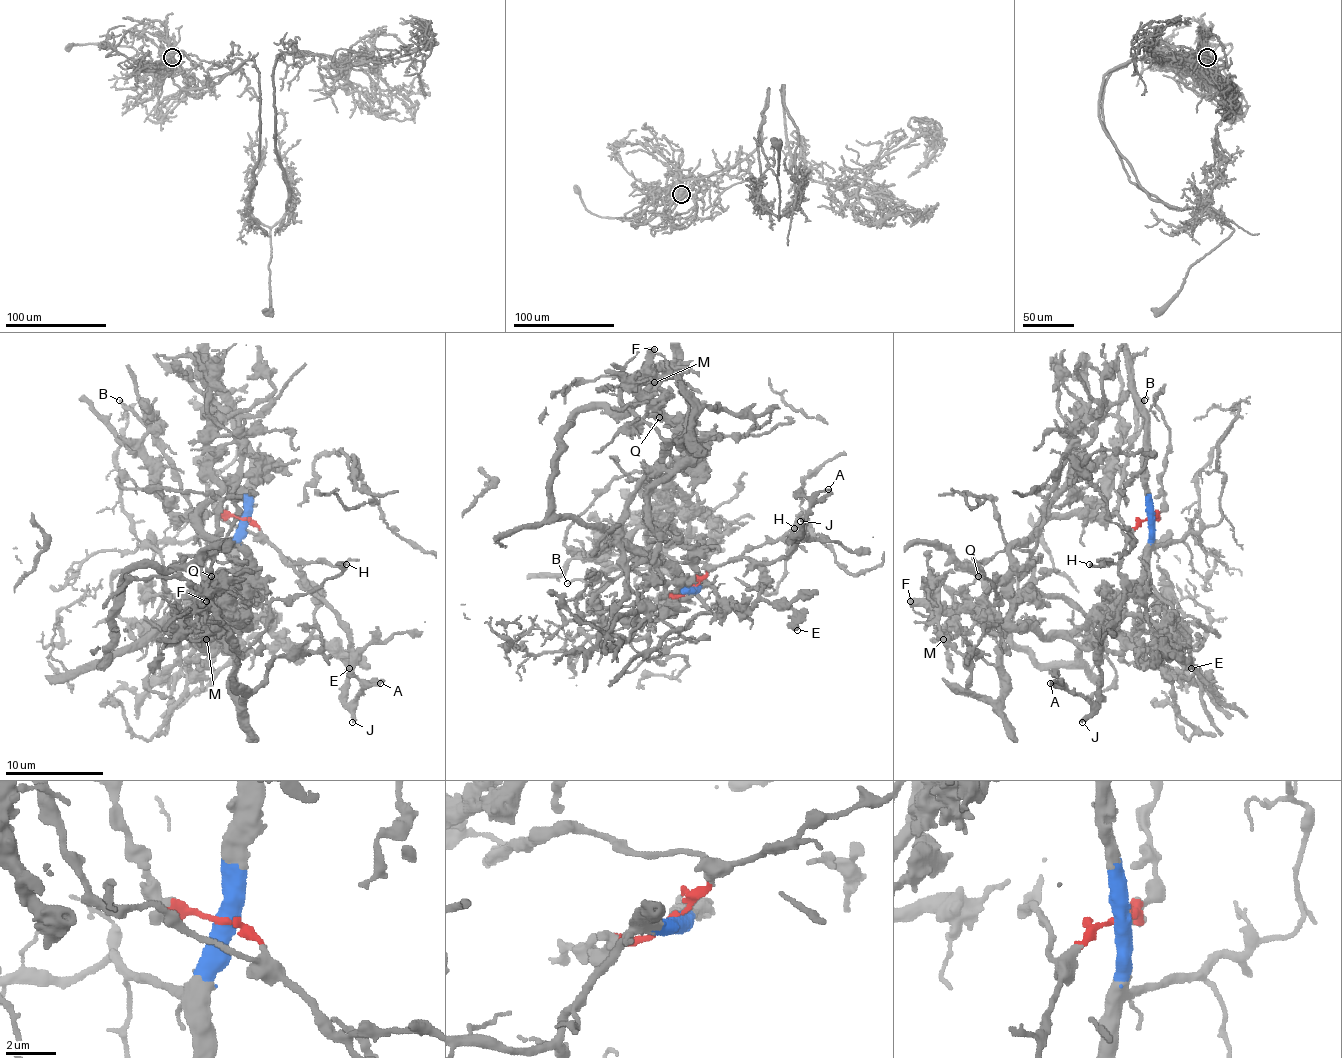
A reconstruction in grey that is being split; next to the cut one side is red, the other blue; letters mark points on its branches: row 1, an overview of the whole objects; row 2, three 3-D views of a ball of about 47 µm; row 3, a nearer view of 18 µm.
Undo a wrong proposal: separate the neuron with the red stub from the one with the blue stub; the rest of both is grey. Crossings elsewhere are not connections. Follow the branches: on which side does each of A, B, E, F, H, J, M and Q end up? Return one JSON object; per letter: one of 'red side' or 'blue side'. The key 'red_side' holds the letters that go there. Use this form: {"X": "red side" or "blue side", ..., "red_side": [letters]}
{"A": "red side", "B": "red side", "E": "blue side", "F": "blue side", "H": "red side", "J": "red side", "M": "blue side", "Q": "blue side", "red_side": ["A", "B", "H", "J"]}

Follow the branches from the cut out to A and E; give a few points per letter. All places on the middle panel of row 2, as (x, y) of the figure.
A: (692, 589), (719, 564), (741, 557), (775, 562), (797, 542), (797, 537), (795, 540), (805, 515), (829, 488)
E: (692, 589), (711, 608), (783, 601), (792, 611), (797, 630)

